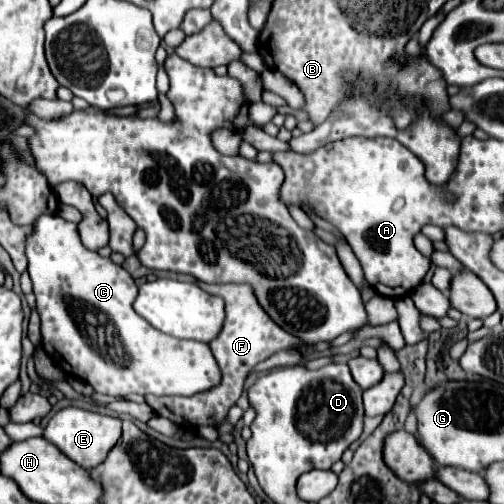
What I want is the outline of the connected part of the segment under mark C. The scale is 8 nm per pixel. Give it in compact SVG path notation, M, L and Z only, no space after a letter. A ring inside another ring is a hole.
M40 216L26 236L26 258L28 274L34 284L36 308L42 320L42 348L62 372L80 378L96 392L114 398L124 394L192 396L218 384L220 372L208 344L170 338L136 314L132 302L138 288L132 276L110 258L84 248L74 222L68 222L62 216Z

